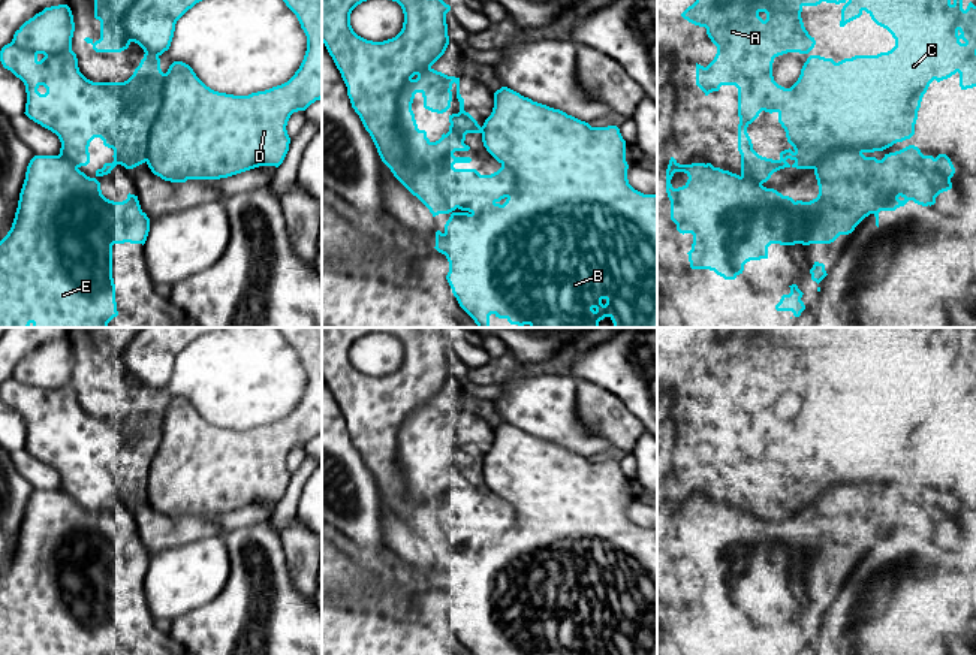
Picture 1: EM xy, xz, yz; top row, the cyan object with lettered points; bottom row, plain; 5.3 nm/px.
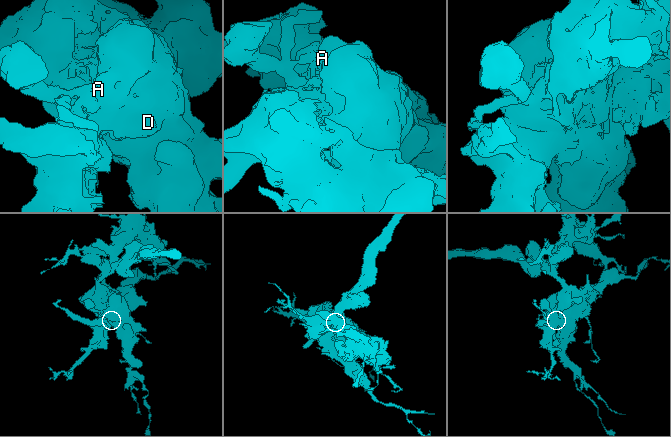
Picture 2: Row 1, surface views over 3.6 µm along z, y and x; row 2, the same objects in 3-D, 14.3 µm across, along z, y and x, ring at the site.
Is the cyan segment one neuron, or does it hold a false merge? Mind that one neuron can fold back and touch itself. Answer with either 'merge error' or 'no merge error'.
merge error

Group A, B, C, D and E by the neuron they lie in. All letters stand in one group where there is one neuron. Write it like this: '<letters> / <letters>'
A C / B D E

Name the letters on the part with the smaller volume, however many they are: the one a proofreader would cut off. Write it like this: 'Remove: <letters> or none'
Remove: A, C

